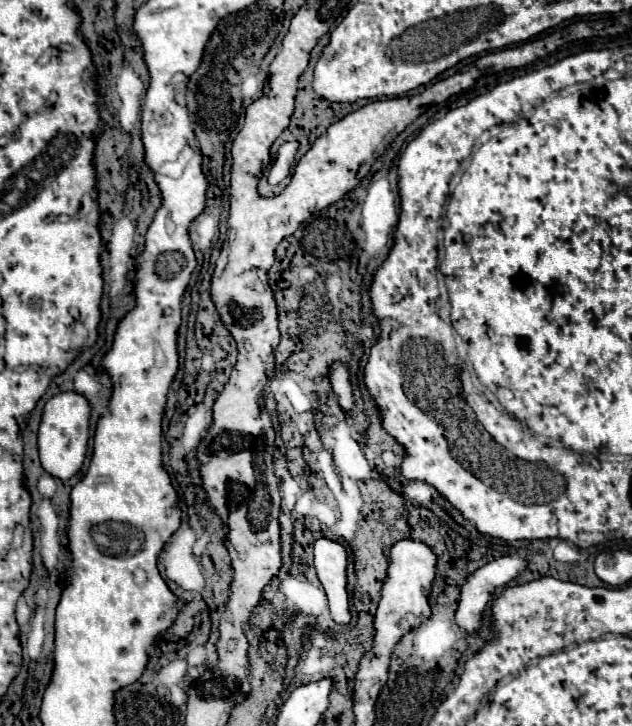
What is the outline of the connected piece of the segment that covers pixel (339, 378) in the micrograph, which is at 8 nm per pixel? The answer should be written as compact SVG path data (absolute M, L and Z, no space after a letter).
M335 361L331 365L331 385L333 385L333 391L337 393L339 397L339 403L341 407L349 413L351 407L353 407L353 395L351 395L351 383L349 383L349 371L347 371L347 365L343 361Z

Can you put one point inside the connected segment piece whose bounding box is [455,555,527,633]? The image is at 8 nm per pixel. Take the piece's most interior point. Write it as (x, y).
(479, 587)

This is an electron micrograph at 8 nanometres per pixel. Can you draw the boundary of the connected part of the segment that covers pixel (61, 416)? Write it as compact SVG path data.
M75 391L59 393L51 397L44 406L38 432L38 451L43 469L57 479L65 481L73 477L83 465L89 441L89 413L89 401Z

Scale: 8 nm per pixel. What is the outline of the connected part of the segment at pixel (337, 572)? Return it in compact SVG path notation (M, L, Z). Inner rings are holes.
M317 539L315 541L315 569L319 581L329 599L330 614L337 623L349 623L349 595L347 595L347 549L339 541Z

